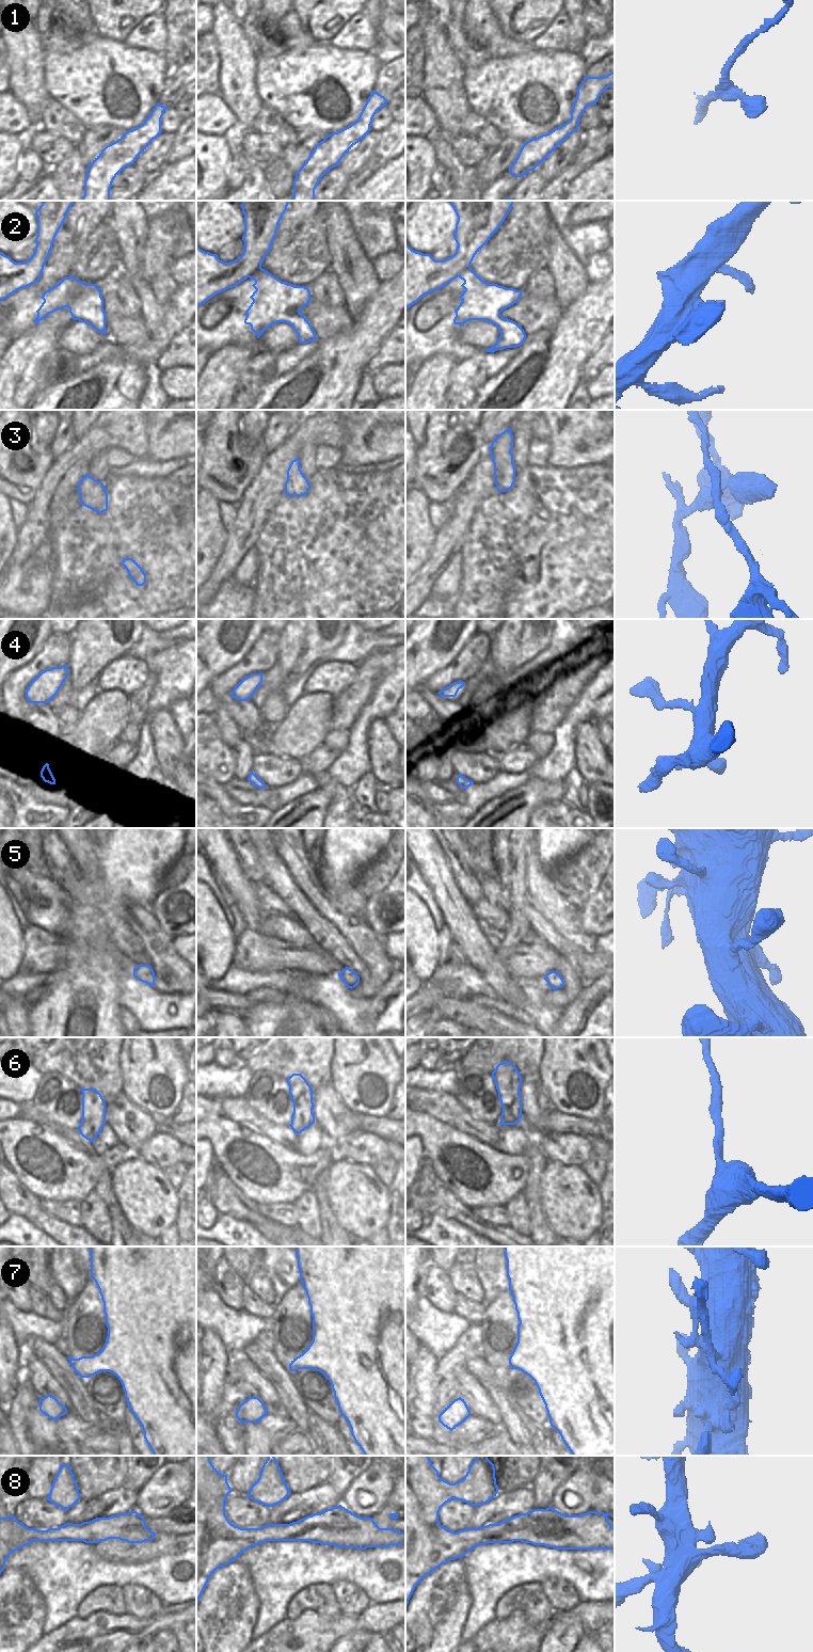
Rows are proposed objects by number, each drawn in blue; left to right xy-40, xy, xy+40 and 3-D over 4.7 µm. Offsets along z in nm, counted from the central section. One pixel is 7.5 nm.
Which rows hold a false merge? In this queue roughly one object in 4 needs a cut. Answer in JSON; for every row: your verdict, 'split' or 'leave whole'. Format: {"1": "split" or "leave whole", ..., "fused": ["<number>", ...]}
{"1": "leave whole", "2": "leave whole", "3": "leave whole", "4": "leave whole", "5": "leave whole", "6": "leave whole", "7": "leave whole", "8": "leave whole", "fused": []}

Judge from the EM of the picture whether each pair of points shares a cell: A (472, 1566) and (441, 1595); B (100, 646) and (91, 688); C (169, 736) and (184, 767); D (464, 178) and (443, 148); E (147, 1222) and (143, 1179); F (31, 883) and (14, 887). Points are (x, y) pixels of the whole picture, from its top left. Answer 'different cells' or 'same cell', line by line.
A: different cells
B: different cells
C: different cells
D: same cell
E: same cell
F: different cells

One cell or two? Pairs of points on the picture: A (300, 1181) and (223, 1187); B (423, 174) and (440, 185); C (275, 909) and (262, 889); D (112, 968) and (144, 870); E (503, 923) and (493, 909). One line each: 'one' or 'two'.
A: two
B: two
C: one
D: one
E: one

